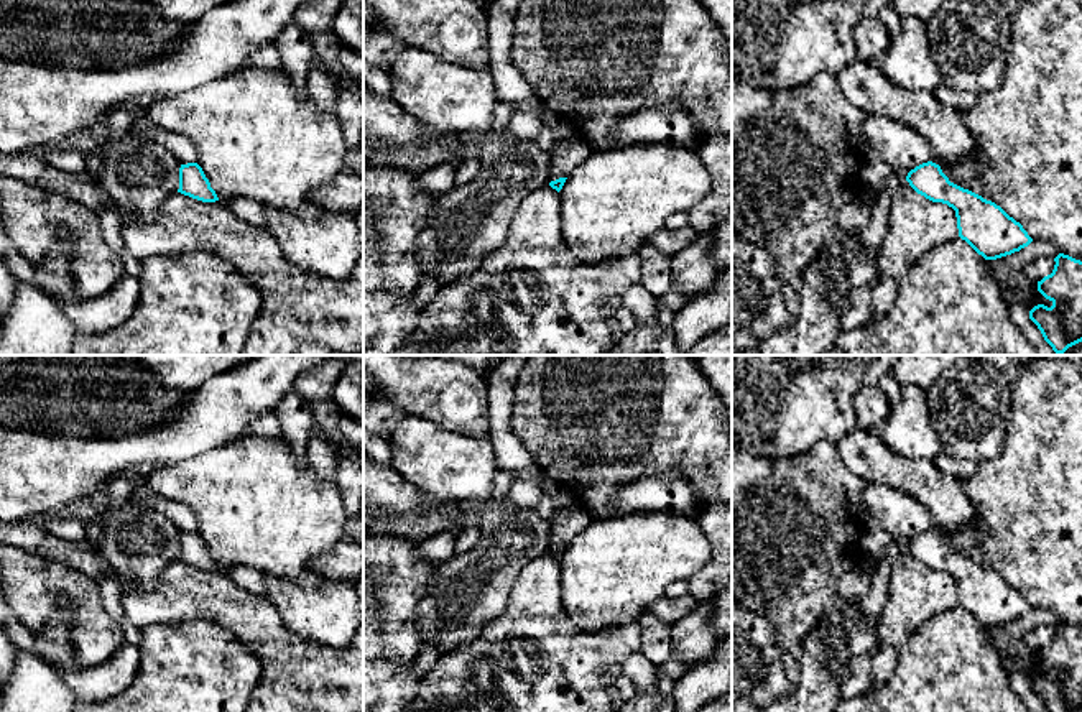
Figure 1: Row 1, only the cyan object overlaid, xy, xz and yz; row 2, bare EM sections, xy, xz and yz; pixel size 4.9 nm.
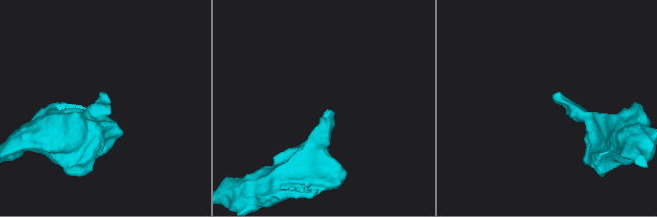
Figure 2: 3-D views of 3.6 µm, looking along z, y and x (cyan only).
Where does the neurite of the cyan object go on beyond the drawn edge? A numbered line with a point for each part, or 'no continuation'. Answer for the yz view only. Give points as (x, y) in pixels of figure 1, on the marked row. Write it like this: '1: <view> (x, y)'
no continuation

